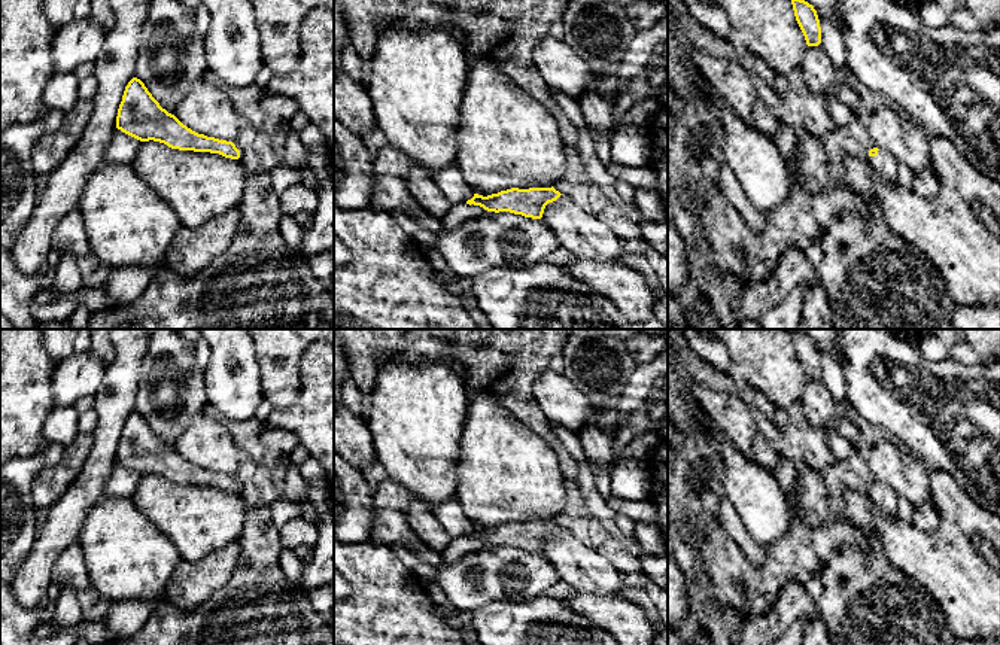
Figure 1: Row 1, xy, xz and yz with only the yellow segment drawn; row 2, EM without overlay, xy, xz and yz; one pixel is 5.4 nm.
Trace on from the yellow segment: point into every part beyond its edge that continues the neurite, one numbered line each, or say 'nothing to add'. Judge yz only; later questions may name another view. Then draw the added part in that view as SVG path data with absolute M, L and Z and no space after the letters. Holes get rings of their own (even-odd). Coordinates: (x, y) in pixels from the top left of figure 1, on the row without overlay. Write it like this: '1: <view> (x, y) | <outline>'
1: yz (884, 498) | M879 483L876 490L869 490L869 498L878 509L897 517L899 496L887 484Z

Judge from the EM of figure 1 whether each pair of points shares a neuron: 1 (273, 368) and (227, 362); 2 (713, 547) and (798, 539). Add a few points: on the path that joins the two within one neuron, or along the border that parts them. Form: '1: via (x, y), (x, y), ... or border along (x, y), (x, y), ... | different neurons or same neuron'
1: border along (252, 344), (257, 353), (260, 386), (264, 398) | different neurons
2: via (733, 568), (738, 572), (766, 572), (778, 560) | same neuron

